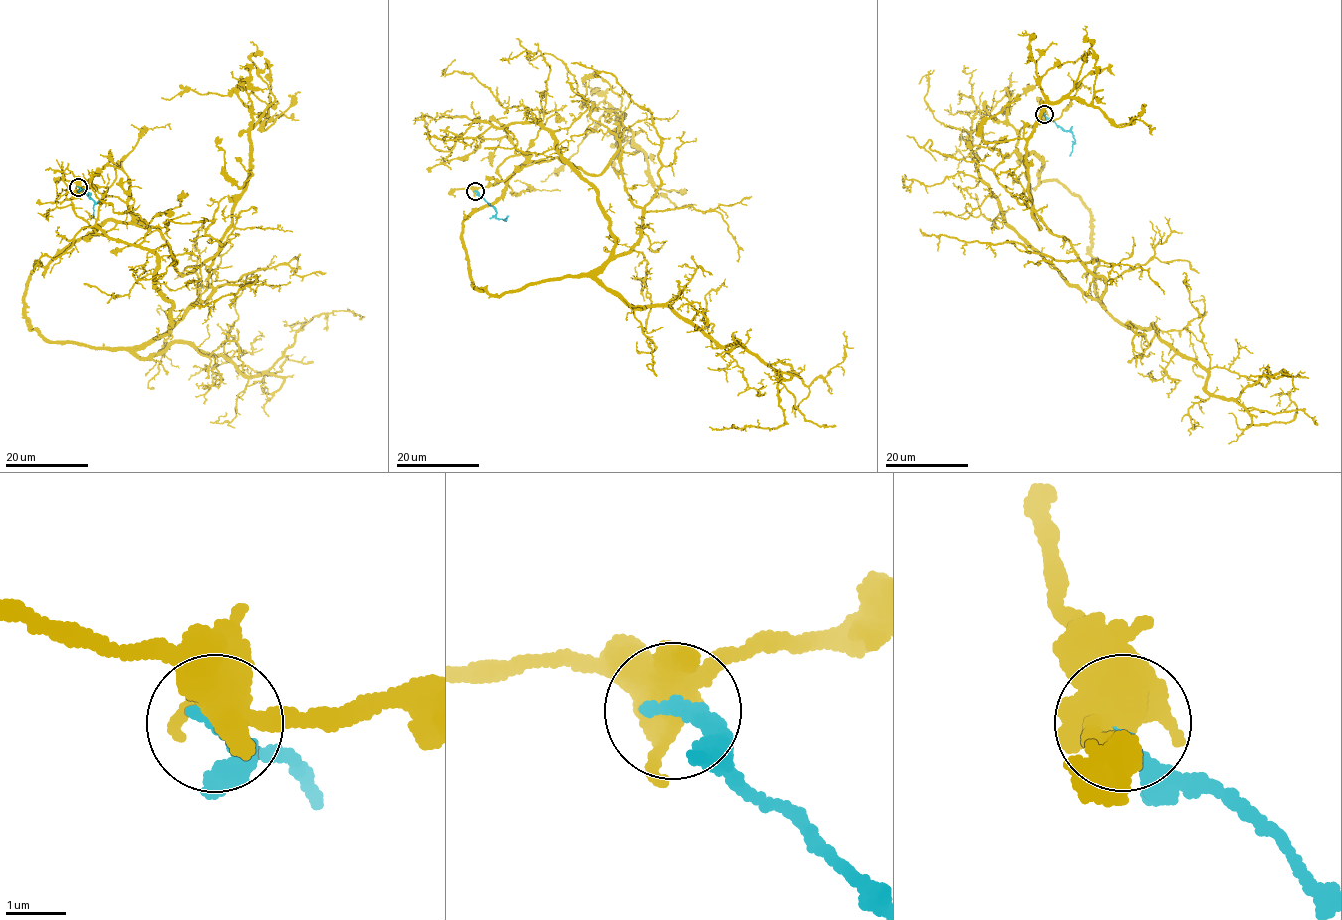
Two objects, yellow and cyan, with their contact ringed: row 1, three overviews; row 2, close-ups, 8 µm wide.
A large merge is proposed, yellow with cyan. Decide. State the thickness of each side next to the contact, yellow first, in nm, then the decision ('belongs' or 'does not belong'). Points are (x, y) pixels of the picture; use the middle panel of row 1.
calibres 440 and 300 nm; does not belong

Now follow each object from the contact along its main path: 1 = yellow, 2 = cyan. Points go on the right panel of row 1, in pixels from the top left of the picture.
1: (1044, 114), (1018, 137), (1032, 215), (1101, 305), (1248, 425), (1293, 418), (1270, 396)
2: (1044, 114), (1074, 137), (1069, 155)

